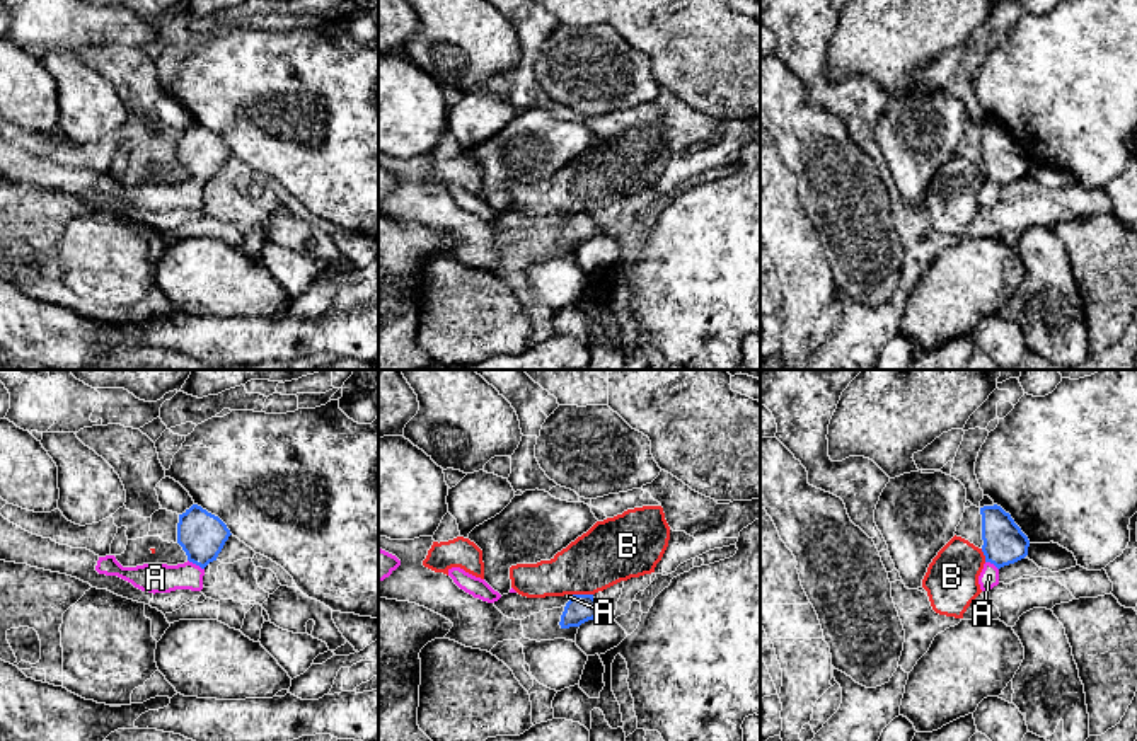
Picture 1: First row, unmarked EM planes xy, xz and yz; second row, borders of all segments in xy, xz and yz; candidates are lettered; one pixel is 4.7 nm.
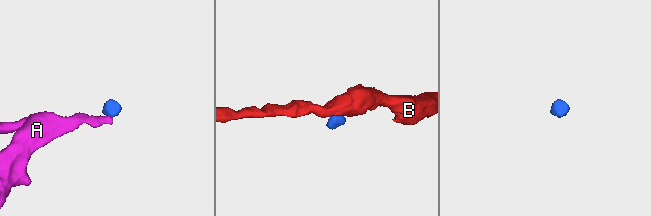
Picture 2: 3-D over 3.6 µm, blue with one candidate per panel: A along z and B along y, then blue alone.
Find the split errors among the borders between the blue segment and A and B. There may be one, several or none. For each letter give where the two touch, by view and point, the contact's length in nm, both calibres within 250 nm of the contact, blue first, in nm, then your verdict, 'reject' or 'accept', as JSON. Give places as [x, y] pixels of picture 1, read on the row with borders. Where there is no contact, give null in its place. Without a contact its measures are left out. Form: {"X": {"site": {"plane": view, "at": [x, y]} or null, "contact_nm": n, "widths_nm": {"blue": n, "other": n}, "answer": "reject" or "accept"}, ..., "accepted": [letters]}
{"A": {"site": {"plane": "xy", "at": [196, 564]}, "contact_nm": 90, "widths_nm": {"blue": 220, "other": 140}, "answer": "accept"}, "B": {"site": {"plane": "xz", "at": [583, 595]}, "contact_nm": 100, "widths_nm": {"blue": 140, "other": 300}, "answer": "reject"}, "accepted": ["A"]}

